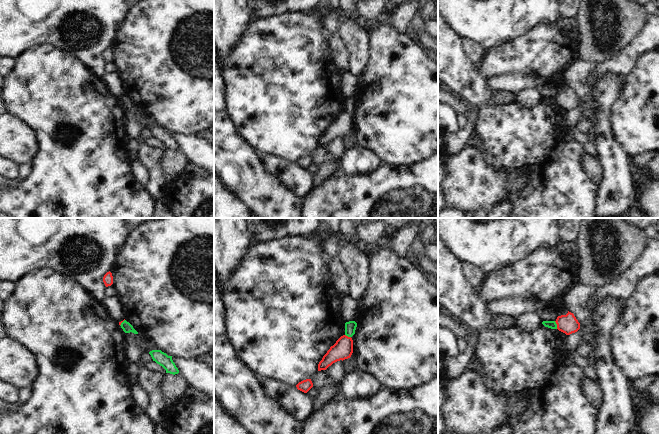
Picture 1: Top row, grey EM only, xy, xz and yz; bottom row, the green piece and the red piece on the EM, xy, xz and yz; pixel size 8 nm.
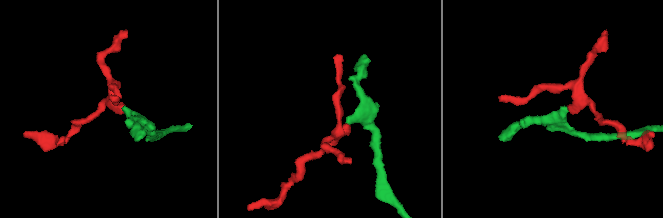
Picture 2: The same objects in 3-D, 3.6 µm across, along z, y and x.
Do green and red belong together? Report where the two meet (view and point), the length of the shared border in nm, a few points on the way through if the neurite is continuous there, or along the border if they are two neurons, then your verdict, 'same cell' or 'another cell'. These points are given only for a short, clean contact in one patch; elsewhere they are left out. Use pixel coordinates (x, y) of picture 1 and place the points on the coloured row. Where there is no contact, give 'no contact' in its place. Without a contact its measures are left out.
meets green in yz at (556, 325); contact 70 nm long; border along yz (554, 321), (557, 328); another cell

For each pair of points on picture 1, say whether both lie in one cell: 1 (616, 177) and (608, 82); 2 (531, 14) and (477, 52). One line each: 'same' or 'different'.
1: same
2: different

